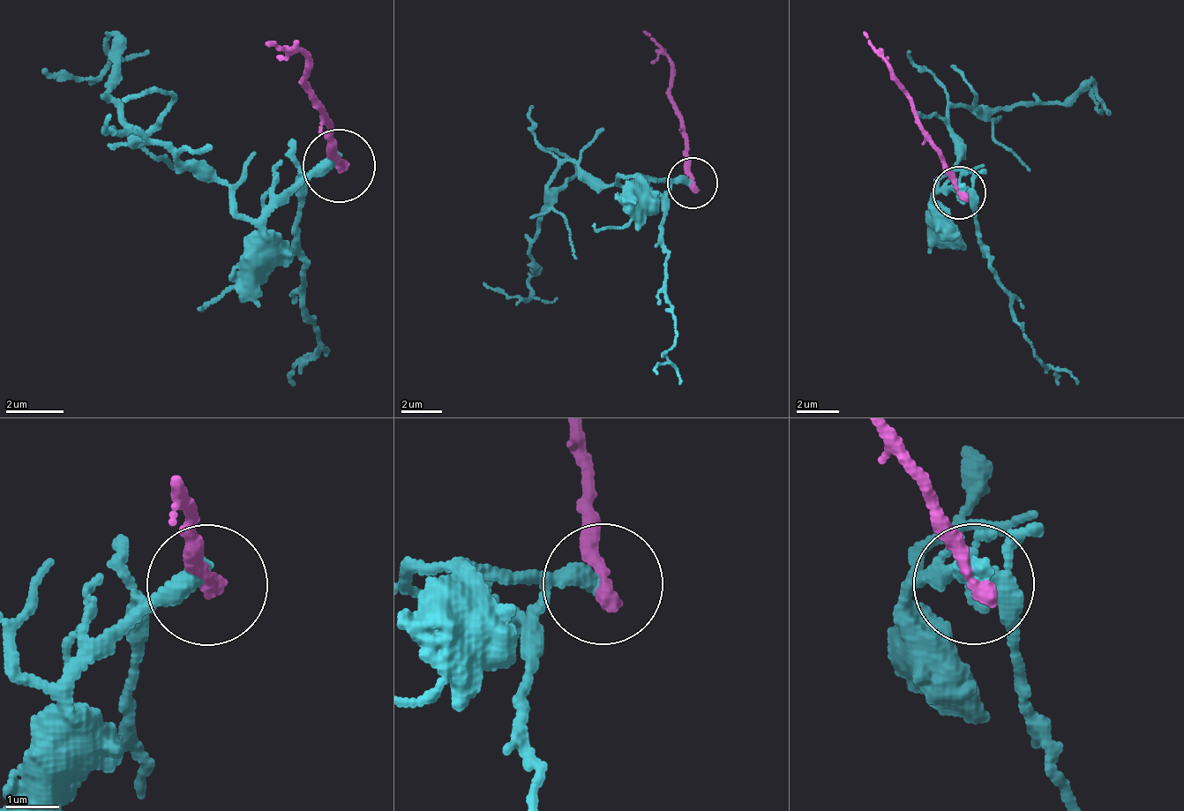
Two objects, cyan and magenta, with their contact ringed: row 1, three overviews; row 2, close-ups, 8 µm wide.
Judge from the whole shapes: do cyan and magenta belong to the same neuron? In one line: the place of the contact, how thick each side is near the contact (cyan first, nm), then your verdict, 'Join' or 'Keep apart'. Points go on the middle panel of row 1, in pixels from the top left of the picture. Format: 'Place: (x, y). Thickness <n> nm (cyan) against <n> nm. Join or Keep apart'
Place: (692, 183). Thickness 280 nm (cyan) against 320 nm. Keep apart

